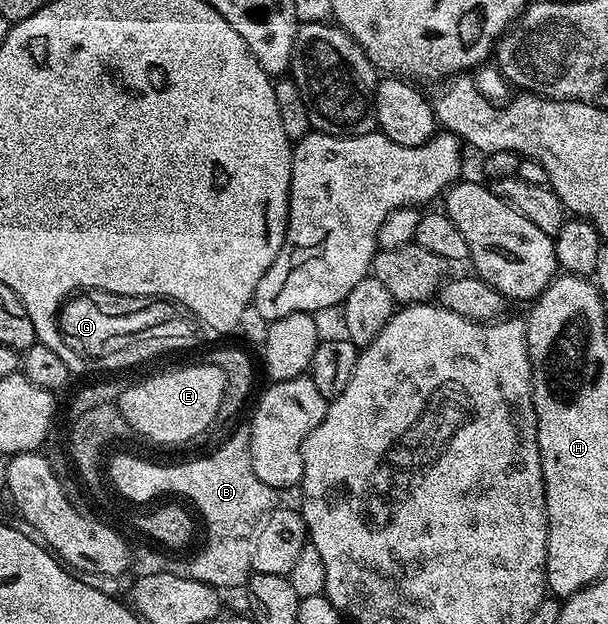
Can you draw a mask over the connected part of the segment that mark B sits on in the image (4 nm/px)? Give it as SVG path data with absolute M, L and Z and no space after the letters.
M249 427L236 429L222 445L218 444L213 449L209 460L199 455L194 460L187 459L186 465L181 468L147 467L146 461L144 464L134 464L134 472L142 476L142 483L148 490L178 488L178 491L194 496L190 504L196 509L200 520L202 515L206 523L206 541L191 558L188 575L219 590L238 588L241 584L243 587L252 575L250 563L254 533L266 515L276 507L275 489L260 482L260 478L256 478L256 470L252 470Z

